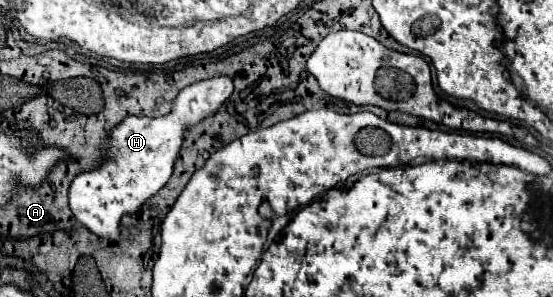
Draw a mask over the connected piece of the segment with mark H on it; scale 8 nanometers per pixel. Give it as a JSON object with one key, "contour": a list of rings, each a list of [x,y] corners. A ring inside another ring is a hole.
{"contour":[[[213,77],[197,81],[179,91],[173,101],[173,109],[163,117],[127,117],[119,123],[111,135],[107,149],[107,161],[101,169],[91,173],[79,173],[69,189],[69,207],[75,219],[87,227],[93,235],[119,243],[121,237],[121,217],[137,213],[147,199],[159,193],[173,175],[173,165],[179,157],[179,149],[185,141],[185,133],[211,117],[223,101],[233,93],[233,83],[229,77]]]}

